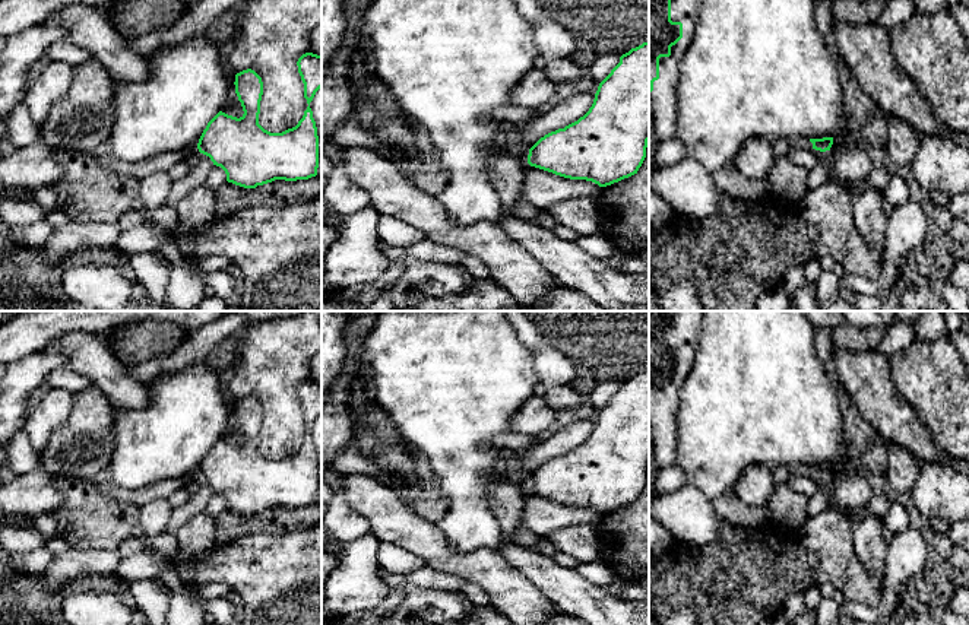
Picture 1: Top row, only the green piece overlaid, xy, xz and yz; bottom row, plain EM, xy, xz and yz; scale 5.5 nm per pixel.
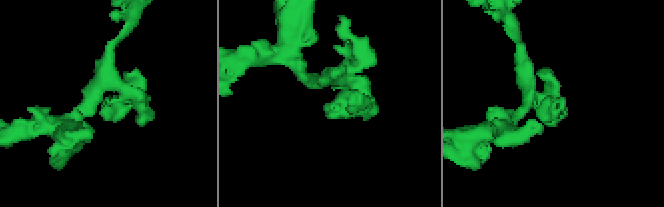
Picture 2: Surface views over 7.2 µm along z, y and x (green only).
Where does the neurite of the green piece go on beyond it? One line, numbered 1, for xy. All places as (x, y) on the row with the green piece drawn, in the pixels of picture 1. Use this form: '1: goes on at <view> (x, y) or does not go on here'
1: does not go on here

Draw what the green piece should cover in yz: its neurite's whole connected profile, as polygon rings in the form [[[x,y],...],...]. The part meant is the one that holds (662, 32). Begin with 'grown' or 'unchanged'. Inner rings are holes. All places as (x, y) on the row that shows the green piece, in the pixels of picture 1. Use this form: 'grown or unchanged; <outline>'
grown; [[[649,0],[649,101],[659,142],[674,137],[678,123],[680,64],[691,44],[702,0]]]

